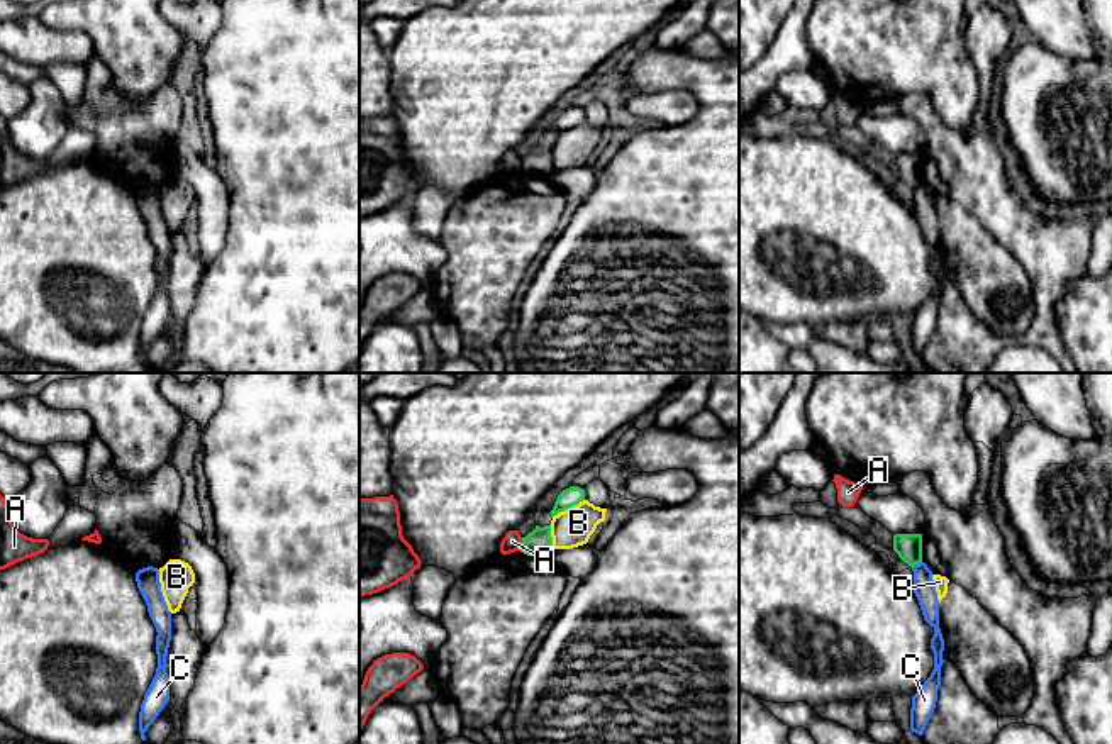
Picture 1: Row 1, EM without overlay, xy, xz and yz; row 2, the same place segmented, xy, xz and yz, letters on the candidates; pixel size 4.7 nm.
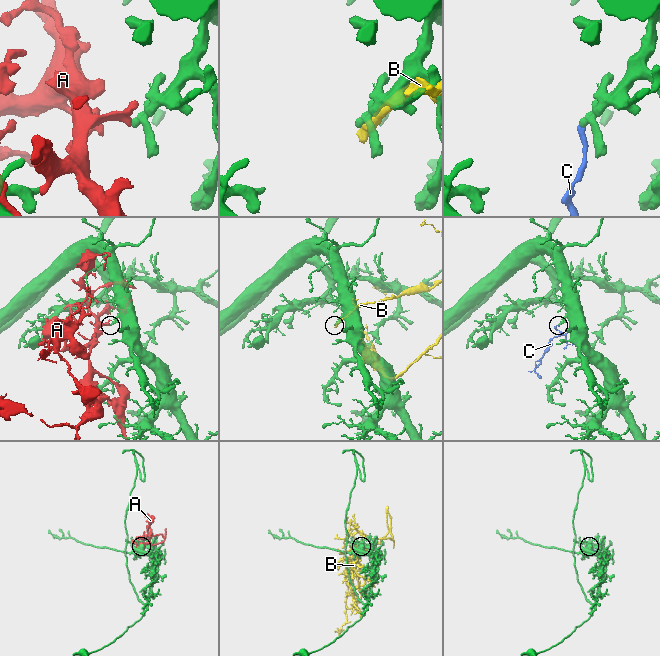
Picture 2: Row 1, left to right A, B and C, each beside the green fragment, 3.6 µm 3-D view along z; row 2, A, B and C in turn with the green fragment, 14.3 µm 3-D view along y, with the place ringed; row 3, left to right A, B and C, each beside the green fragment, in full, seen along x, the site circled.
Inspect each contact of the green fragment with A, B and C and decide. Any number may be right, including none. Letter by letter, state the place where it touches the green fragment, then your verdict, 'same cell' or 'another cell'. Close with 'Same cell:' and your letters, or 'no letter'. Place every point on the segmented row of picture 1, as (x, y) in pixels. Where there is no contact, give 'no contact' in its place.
A: contact xz (522, 544); another cell
B: contact xz (568, 507); another cell
C: contact yz (916, 563); another cell
Same cell: no letter

